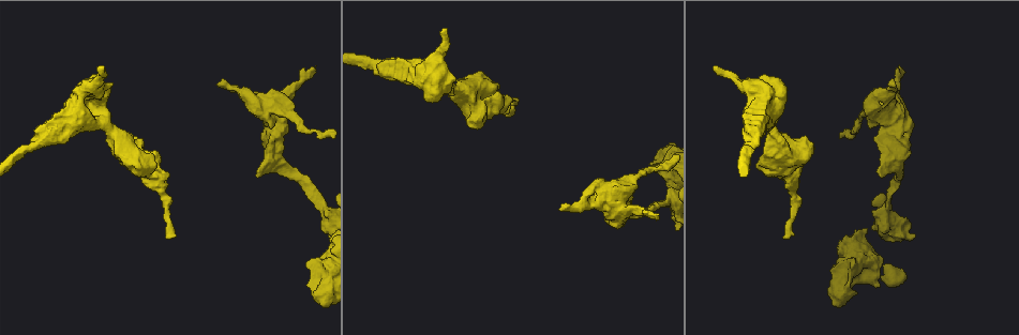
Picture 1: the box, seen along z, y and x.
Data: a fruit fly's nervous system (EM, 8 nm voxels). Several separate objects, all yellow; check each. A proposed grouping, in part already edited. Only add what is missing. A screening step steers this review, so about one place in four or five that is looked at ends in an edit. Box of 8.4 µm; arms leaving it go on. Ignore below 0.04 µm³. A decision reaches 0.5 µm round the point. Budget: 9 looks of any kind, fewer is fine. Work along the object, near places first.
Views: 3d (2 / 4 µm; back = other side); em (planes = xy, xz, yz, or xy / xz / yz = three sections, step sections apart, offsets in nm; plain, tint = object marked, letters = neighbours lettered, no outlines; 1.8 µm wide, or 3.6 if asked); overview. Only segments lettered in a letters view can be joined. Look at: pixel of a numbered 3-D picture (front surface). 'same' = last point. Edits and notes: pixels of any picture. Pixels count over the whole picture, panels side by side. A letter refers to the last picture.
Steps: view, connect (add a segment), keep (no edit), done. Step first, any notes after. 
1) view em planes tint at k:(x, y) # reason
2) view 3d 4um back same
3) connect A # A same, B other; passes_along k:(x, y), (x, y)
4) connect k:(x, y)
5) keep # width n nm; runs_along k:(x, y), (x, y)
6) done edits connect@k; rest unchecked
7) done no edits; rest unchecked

view em xy step 4 letters at 1:(250, 111) # an open end

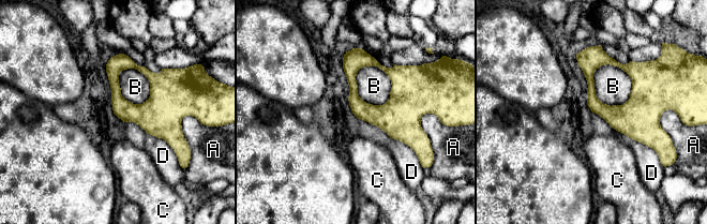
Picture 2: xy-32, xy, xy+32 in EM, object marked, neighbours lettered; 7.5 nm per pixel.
view em planes letters same

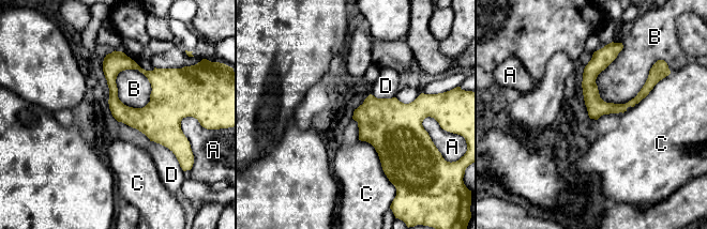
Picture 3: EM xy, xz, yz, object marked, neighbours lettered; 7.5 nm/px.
keep # A other, B other, C other, D other; border 3:(651, 66), (627, 102), (599, 96); none of them fits

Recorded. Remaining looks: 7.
view em 3.6um xy step 8 tint at 1:(854, 266) # an open end

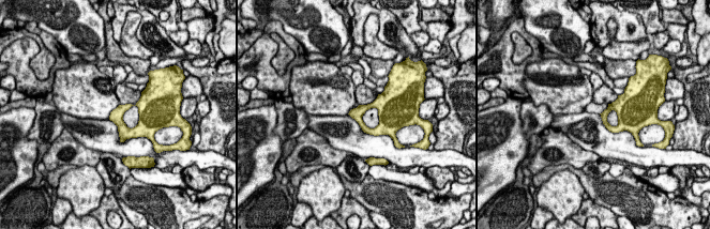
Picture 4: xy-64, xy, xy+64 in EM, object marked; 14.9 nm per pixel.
view em 3.6um planes tint same

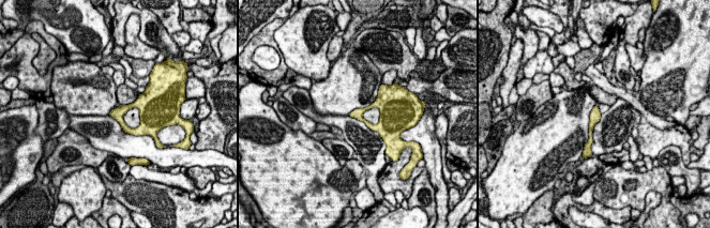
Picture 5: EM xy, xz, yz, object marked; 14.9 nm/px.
view em 3.6um planes letters same # what lies round it

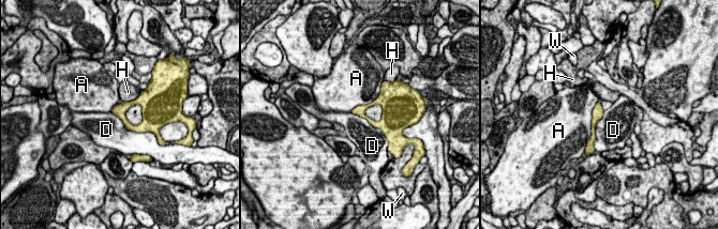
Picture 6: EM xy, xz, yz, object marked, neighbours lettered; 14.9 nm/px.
keep # A other, D other, H other, W other; border 6:(111, 110), (128, 128), (152, 133); none of them fits

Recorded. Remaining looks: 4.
view 3d 4um at 1:(897, 67) # branch stops here

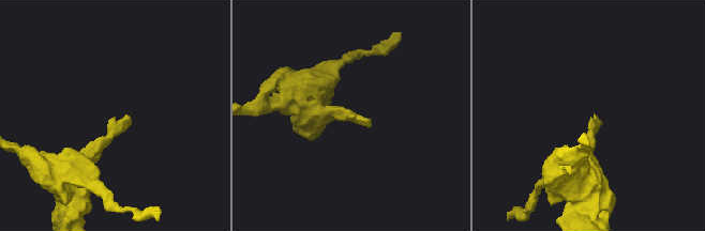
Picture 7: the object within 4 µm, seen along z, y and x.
view em planes letters at 7:(593, 118)

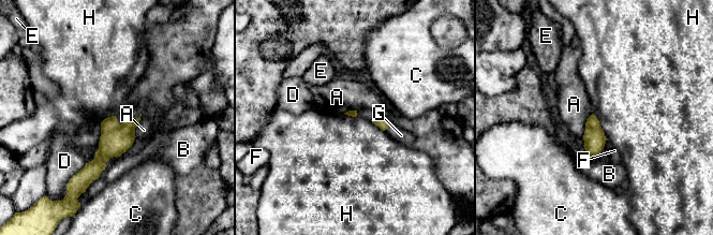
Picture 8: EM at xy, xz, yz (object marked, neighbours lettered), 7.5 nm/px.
connect G # A other, B other, C other, D other, E other, F other, G same, H other; passes_along 8:(382, 122), (387, 127), (401, 135); the neuron continues

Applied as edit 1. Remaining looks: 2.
view 3d 4um at 1:(103, 68) # free end

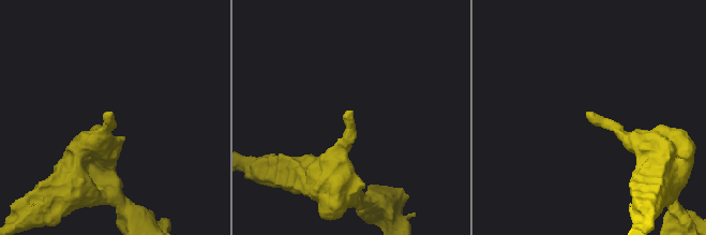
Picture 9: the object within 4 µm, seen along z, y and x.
view em yz step 4 letters at 9:(352, 113)

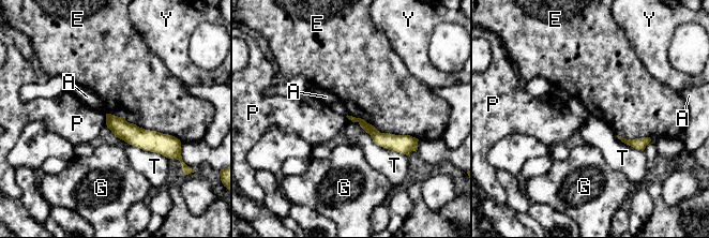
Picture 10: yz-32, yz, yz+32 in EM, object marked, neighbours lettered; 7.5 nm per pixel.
keep # A other, E other, G other, P other, T other, Y other; border 10:(347, 117), (376, 144), (407, 155); none of them fits

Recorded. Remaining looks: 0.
done edits connect@8; rest unchecked

